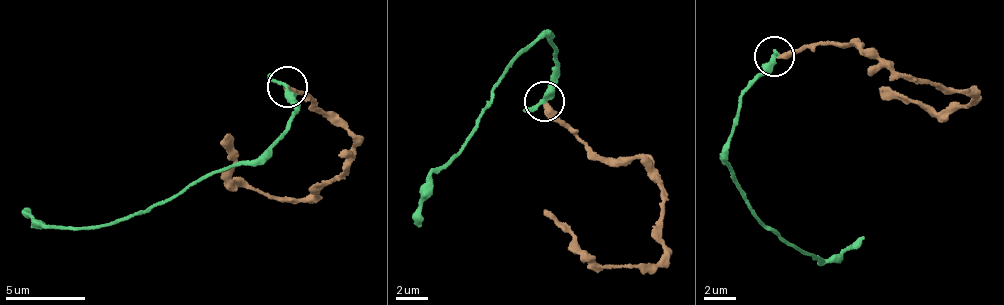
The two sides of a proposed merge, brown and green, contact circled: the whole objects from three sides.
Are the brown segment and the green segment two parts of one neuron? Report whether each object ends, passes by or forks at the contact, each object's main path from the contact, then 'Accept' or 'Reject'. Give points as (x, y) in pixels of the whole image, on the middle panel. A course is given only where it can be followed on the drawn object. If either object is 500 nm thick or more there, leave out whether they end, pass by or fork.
At the ring brown ends. At the ring green passes by. Course of brown: (543, 100), (600, 156), (645, 163), (659, 190), (661, 257), (643, 265), (593, 263), (570, 226), (545, 209). Course of green: (543, 100), (548, 97), (556, 59), (540, 36), (502, 76), (467, 146), (438, 175), (424, 201), (418, 226). Reject

